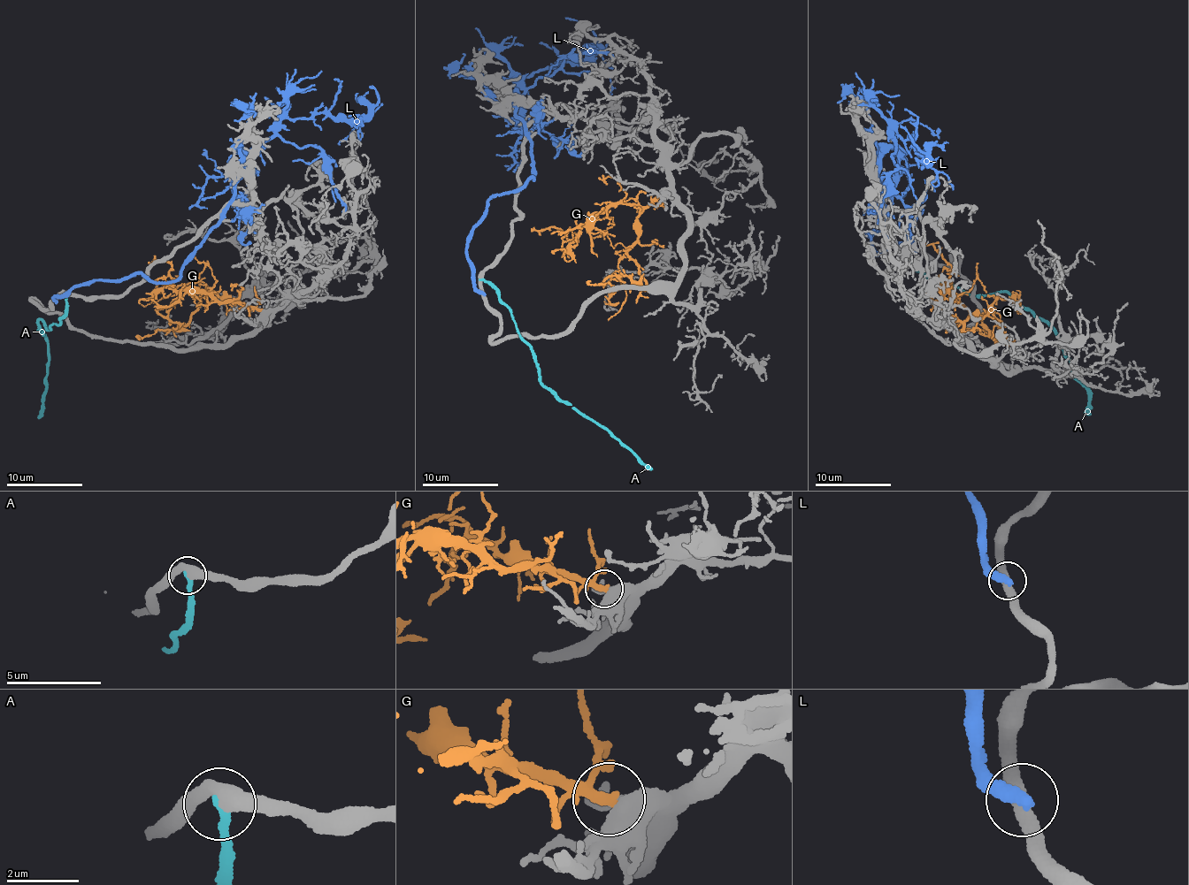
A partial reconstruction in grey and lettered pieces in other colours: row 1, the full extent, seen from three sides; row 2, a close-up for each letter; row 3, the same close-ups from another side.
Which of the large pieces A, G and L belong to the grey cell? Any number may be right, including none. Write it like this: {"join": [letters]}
{"join": ["G"]}

